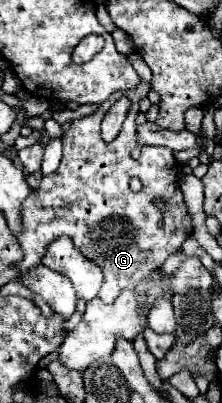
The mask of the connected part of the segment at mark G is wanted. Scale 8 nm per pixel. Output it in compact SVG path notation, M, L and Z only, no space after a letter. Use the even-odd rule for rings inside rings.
M144 80L132 90L116 90L96 112L70 124L68 132L62 136L64 156L58 170L44 176L38 190L32 190L22 202L24 232L18 236L18 242L24 258L20 262L20 276L40 266L48 244L62 234L68 234L74 248L100 266L104 284L112 286L116 296L124 288L134 288L150 272L160 270L168 256L182 252L184 240L192 236L192 218L188 216L178 186L178 166L172 150L140 146L136 140L138 104L148 92L150 84ZM120 96L130 98L132 106L116 140L104 142L100 138L100 122ZM132 176L142 180L142 192L132 192L128 188ZM154 194L164 194L164 200L170 202L170 210L158 210L152 204Z

